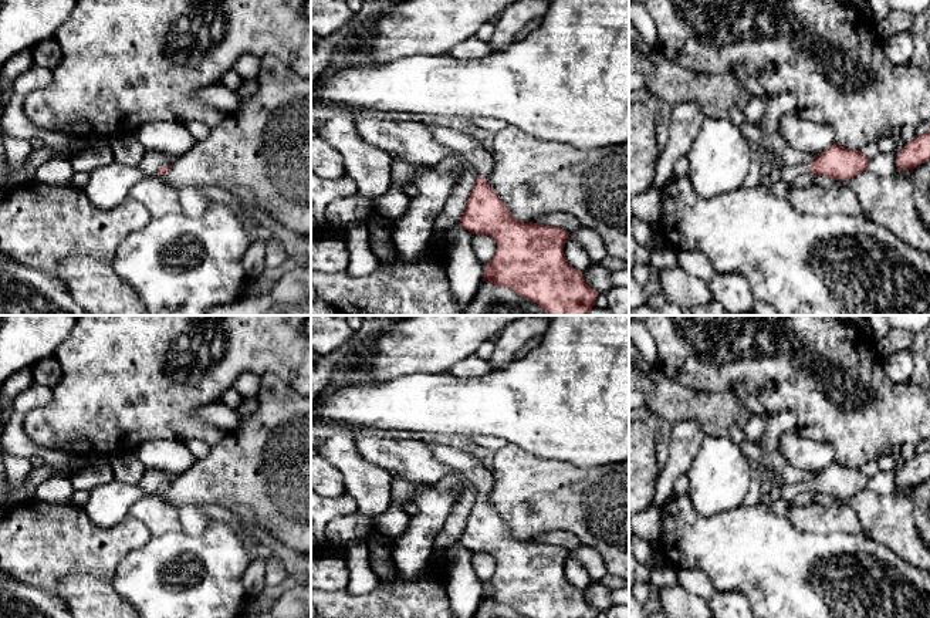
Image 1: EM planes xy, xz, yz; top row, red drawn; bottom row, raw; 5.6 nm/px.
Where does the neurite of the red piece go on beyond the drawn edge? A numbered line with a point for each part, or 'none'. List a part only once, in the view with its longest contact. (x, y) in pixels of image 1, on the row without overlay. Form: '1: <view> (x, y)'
1: xz (474, 470)

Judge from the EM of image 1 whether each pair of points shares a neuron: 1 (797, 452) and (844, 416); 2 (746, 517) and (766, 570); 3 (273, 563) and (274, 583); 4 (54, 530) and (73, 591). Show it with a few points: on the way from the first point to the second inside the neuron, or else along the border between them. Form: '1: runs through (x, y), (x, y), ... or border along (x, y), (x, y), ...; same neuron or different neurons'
1: border along (792, 428), (805, 438), (828, 442), (835, 461); different neurons
2: runs through (746, 530), (746, 540), (763, 557); same neuron
3: runs through (274, 567), (274, 578); same neuron
4: runs through (58, 546), (73, 560), (73, 576); same neuron

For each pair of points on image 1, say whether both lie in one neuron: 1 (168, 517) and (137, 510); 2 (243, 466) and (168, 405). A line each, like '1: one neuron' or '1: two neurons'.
1: one neuron
2: two neurons

